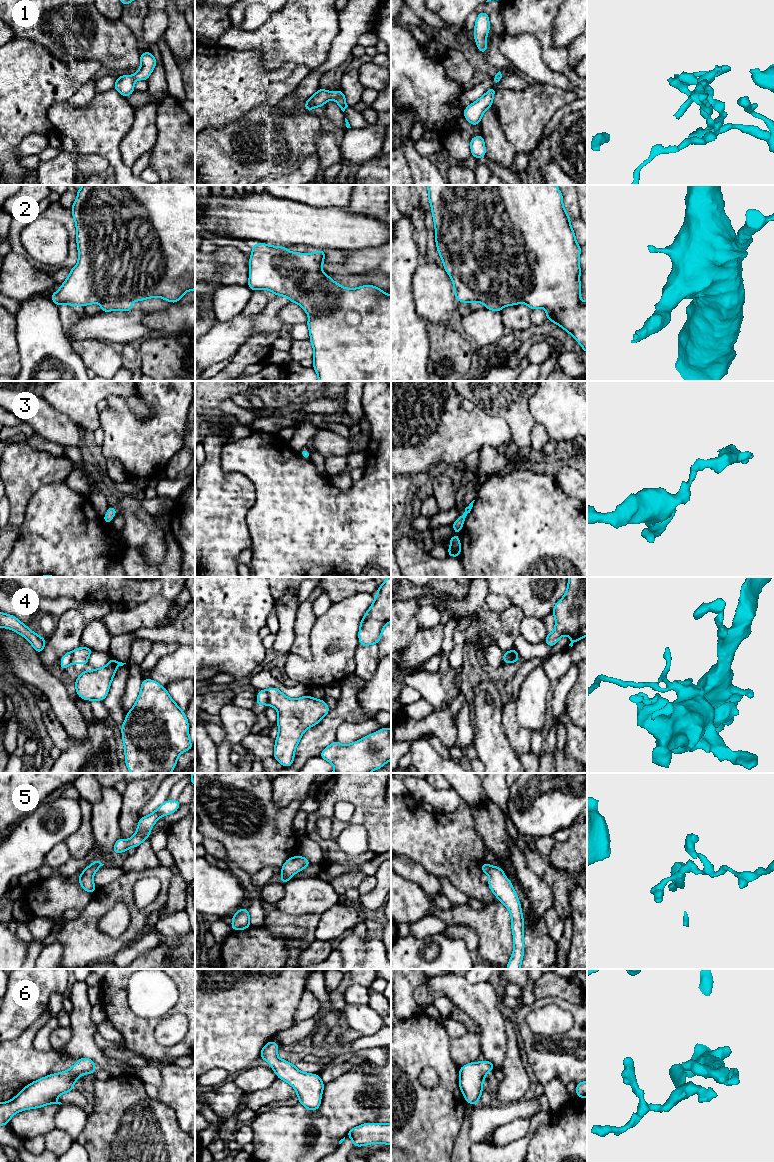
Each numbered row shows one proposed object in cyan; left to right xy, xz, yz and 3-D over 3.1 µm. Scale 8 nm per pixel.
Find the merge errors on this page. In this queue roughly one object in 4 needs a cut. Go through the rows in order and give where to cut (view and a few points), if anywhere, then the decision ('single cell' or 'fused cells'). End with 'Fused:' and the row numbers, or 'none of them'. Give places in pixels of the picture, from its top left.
1: no cut | single cell
2: xy (131, 300), (120, 299), (102, 301), (100, 303) | fused cells
3: no cut | single cell
4: yz (509, 651), (511, 657), (517, 656) | fused cells
5: no cut | single cell
6: no cut | single cell
Fused: 2, 4

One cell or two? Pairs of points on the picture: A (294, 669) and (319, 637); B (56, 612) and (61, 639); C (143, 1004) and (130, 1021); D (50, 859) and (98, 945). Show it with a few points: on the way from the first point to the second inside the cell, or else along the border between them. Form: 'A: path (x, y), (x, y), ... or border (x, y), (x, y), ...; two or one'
A: path (305, 669), (308, 669), (319, 658), (319, 648); one
B: border (78, 606), (66, 610), (56, 619); two
C: border (127, 992), (128, 1006), (135, 1014), (158, 1019); two
D: border (93, 893), (88, 904), (81, 911); two

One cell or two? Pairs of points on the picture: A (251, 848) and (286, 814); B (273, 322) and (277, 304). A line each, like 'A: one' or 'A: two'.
A: one
B: one

